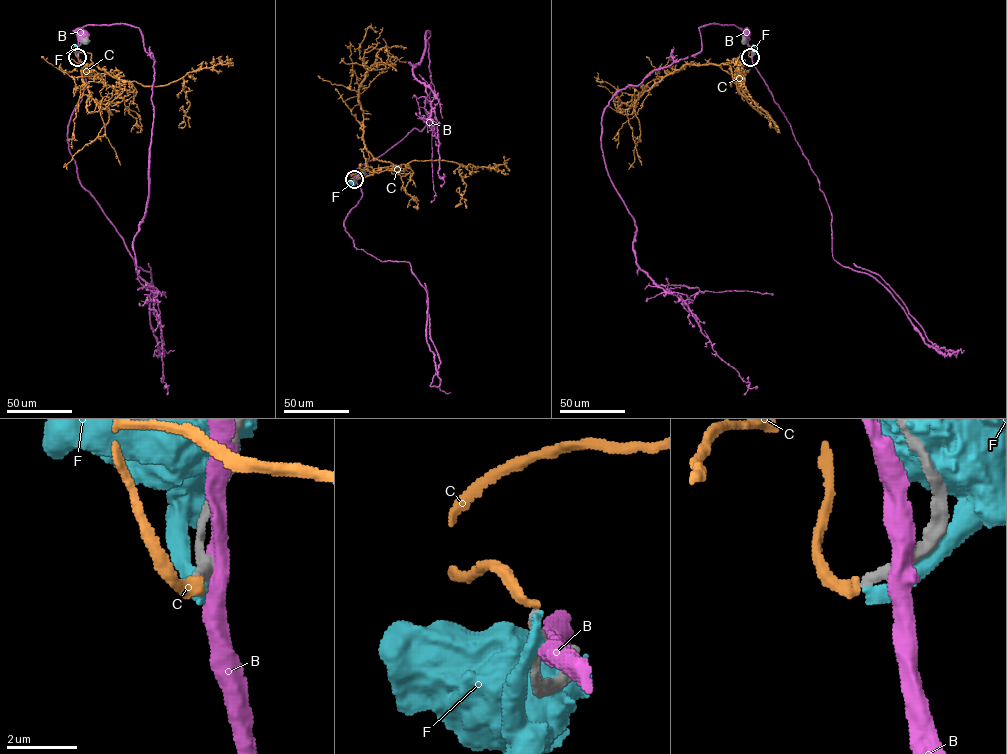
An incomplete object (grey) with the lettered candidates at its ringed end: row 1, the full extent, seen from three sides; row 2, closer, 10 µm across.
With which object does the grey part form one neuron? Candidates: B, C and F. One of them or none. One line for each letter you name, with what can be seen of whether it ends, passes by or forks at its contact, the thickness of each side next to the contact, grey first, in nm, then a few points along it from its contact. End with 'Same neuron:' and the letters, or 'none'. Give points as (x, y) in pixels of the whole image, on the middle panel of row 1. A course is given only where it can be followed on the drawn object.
C: it ends | 260/340 nm | via (354, 179), (368, 169), (369, 158), (358, 89), (373, 64), (385, 65), (371, 69), (344, 58)
Same neuron: C

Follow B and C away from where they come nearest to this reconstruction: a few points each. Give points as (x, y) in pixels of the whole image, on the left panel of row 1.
B: (78, 56), (78, 39), (82, 33)
C: (77, 56), (74, 50), (91, 54), (82, 81), (105, 105), (109, 120), (67, 169)

